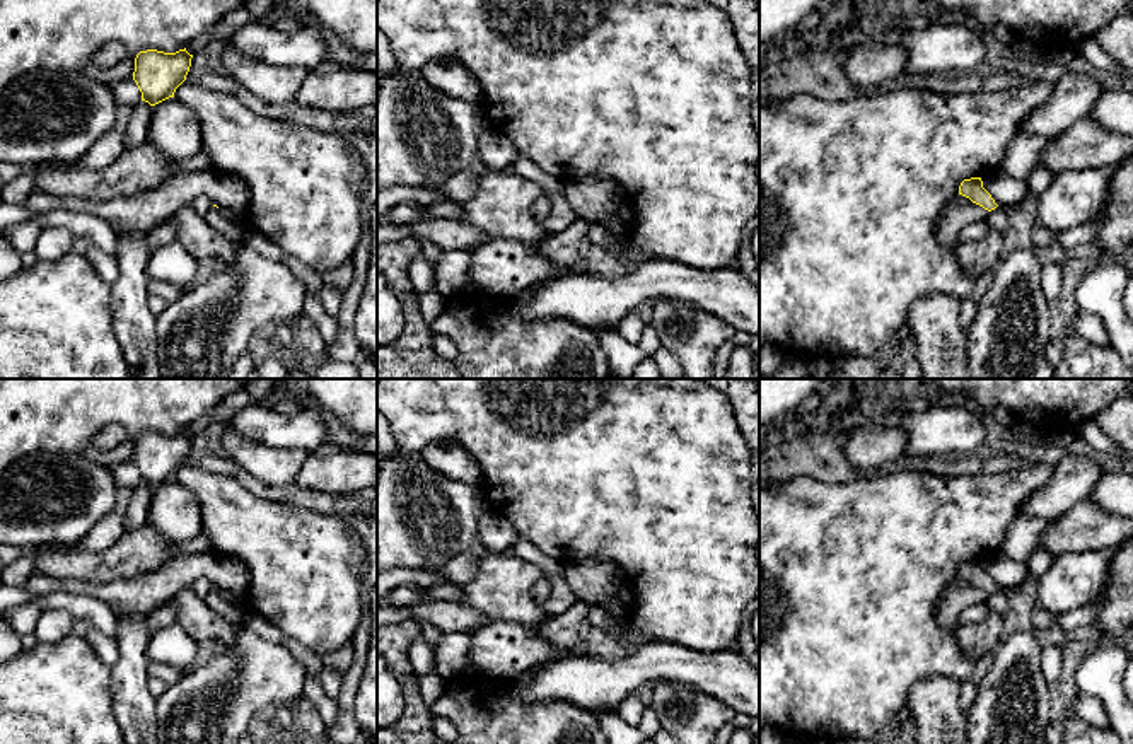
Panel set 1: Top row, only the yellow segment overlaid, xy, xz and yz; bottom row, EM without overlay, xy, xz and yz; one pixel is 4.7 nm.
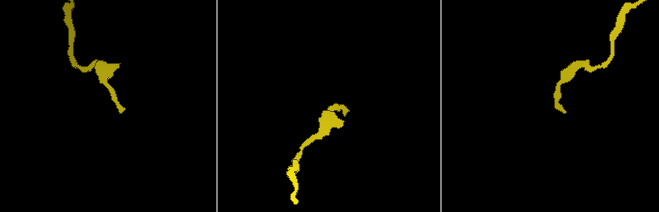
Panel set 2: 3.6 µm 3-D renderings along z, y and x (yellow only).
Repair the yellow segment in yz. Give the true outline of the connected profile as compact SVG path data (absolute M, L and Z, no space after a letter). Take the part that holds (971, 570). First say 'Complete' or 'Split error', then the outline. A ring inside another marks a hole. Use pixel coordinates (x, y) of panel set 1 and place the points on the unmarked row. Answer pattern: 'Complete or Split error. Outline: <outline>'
Split error. Outline: M981 560L964 561L959 568L959 577L969 580L973 585L988 594L986 604L991 611L1007 618L1012 613L1008 596L995 585L991 577L983 570Z

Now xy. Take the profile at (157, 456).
Complete. Outline: M186 430L176 435L140 433L135 440L133 462L142 474L142 483L155 488L174 480L176 471L186 462L191 440Z

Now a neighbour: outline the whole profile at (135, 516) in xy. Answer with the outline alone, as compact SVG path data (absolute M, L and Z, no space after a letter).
M140 483L133 488L133 495L128 503L128 509L125 510L125 519L123 519L126 531L147 526L148 510L152 503L152 491L154 488L150 488L145 483Z

